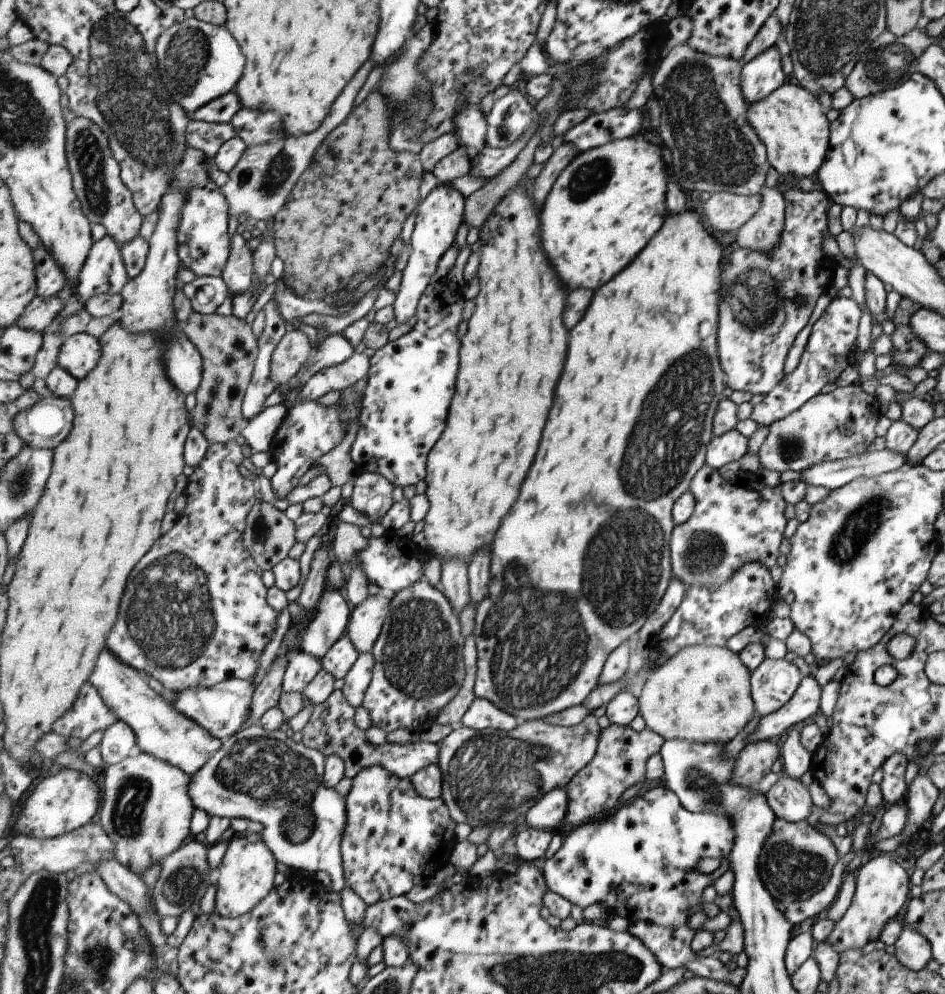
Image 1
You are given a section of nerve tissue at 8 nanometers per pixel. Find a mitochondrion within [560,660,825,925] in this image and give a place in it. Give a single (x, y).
(697, 781)

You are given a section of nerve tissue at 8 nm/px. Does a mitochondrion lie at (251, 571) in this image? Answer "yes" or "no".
no

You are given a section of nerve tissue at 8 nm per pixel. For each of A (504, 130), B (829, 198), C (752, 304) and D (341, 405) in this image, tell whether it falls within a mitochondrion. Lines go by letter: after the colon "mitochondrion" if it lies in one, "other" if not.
A: mitochondrion
B: other
C: mitochondrion
D: other

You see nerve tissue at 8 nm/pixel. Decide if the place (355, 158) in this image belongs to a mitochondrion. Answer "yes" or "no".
no

